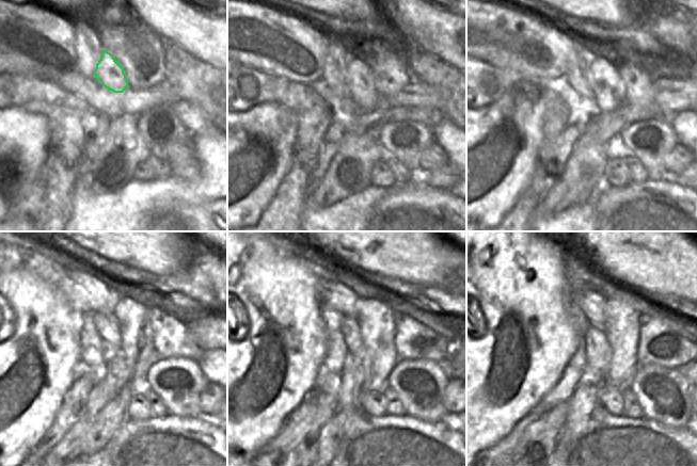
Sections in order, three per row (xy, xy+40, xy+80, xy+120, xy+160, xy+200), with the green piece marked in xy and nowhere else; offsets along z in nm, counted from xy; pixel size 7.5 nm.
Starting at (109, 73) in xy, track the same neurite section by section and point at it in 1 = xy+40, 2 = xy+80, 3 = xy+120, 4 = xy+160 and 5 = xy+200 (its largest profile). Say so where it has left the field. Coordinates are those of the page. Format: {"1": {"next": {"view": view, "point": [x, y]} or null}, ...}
{"1": {"next": {"view": "xy+40", "point": [359, 77]}}, "2": {"next": {"view": "xy+80", "point": [608, 89]}}, "3": {"next": {"view": "xy+120", "point": [137, 342]}}, "4": {"next": {"view": "xy+160", "point": [376, 320]}}, "5": {"next": {"view": "xy+200", "point": [621, 326]}}}

